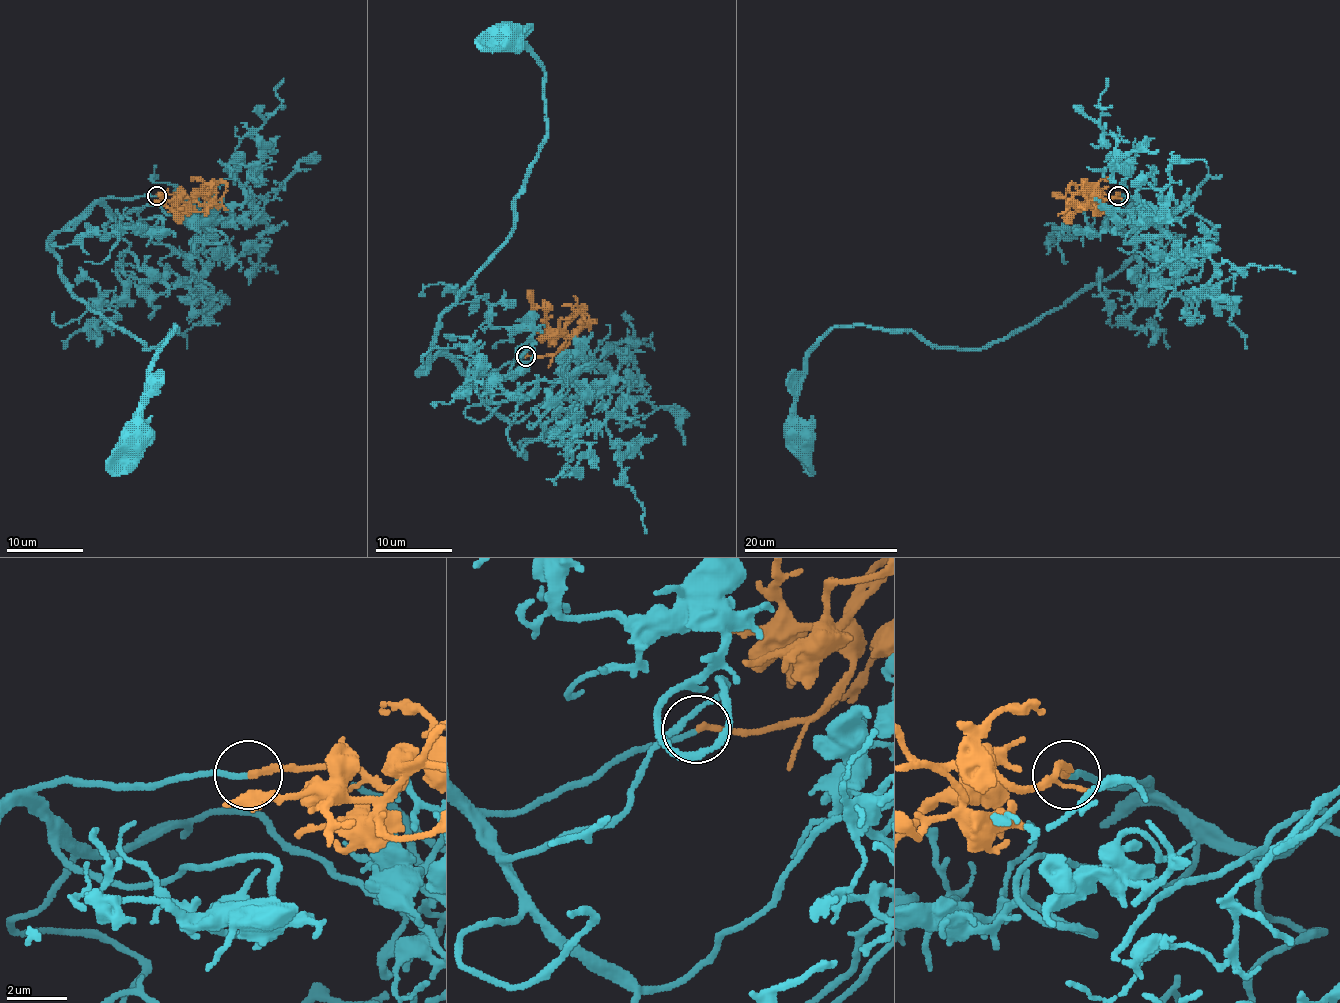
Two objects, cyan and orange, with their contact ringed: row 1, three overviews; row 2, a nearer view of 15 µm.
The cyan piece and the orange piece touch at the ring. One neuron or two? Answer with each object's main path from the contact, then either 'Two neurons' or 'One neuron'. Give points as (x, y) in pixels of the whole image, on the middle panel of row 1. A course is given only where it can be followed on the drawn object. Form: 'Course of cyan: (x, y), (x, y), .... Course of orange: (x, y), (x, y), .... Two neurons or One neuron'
Course of cyan: (525, 356), (481, 377), (438, 356), (421, 373), (440, 317), (513, 226), (546, 134), (544, 68), (506, 37). Course of orange: (525, 356), (550, 356), (565, 340), (564, 331), (548, 325), (544, 309), (533, 305), (527, 290). One neuron

